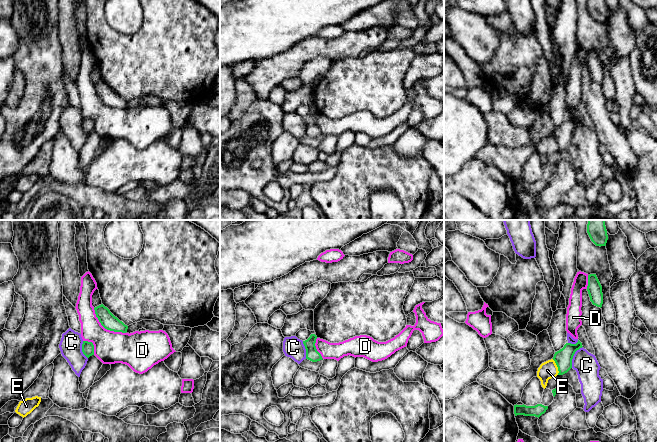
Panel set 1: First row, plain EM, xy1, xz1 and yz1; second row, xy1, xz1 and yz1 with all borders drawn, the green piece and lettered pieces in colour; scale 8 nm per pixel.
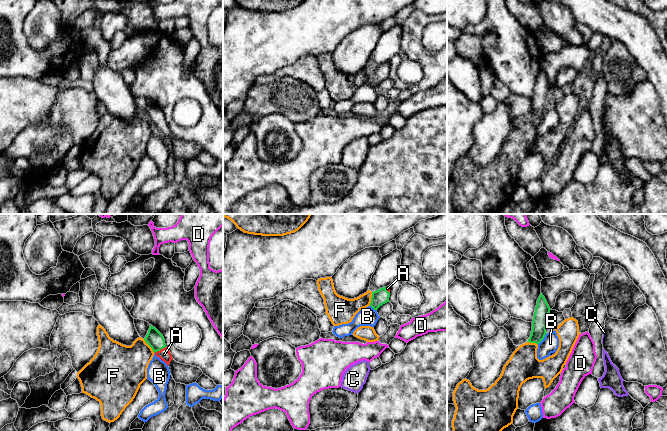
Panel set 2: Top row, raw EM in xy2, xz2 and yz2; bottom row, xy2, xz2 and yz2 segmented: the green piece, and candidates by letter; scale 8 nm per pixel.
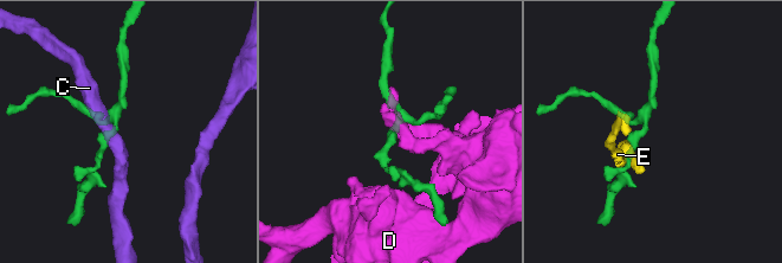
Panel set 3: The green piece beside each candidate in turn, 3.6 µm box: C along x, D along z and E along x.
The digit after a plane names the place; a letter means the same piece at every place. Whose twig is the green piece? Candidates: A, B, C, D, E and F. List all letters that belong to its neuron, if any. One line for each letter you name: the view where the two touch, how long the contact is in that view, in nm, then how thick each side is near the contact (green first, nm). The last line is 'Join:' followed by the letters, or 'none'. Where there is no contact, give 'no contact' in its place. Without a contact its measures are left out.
A: meets green in xy2; contact 110 nm long; 140 nm thick on the green side, 100 nm on the other
Join: A

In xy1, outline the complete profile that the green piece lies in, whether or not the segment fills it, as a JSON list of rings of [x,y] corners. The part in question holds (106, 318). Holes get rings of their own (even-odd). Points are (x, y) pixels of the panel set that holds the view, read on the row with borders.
[[[103,304],[94,308],[96,317],[101,325],[110,331],[126,333],[128,326],[115,317]]]

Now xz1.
[[[311,334],[307,340],[303,341],[306,349],[306,359],[312,362],[317,362],[323,359],[321,354],[316,349],[316,339],[317,336],[315,334]]]

